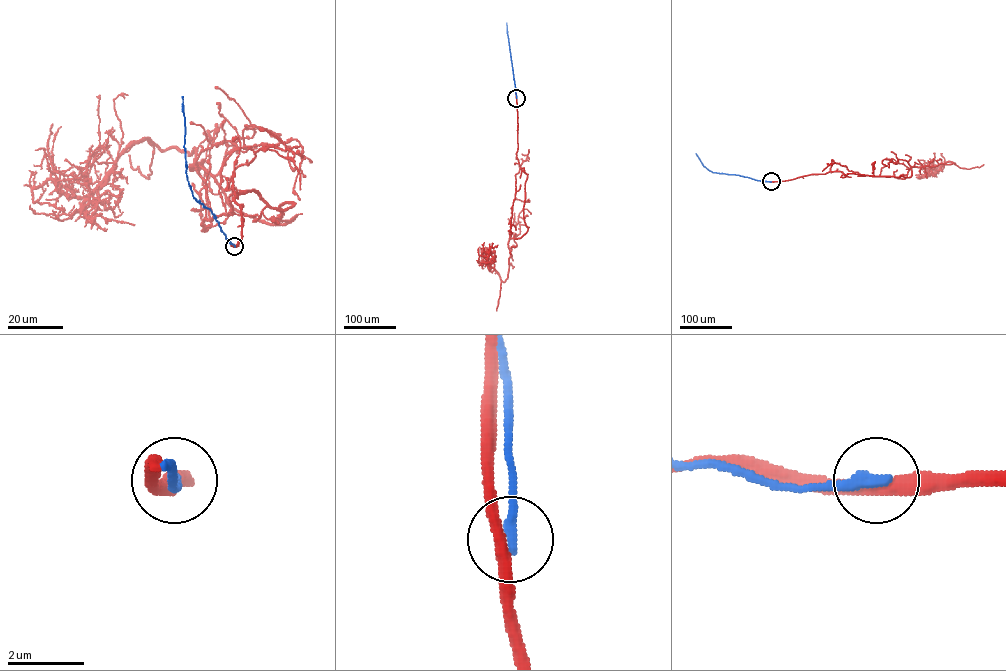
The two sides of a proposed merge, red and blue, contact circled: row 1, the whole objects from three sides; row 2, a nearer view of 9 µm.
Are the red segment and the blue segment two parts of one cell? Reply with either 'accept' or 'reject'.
reject

